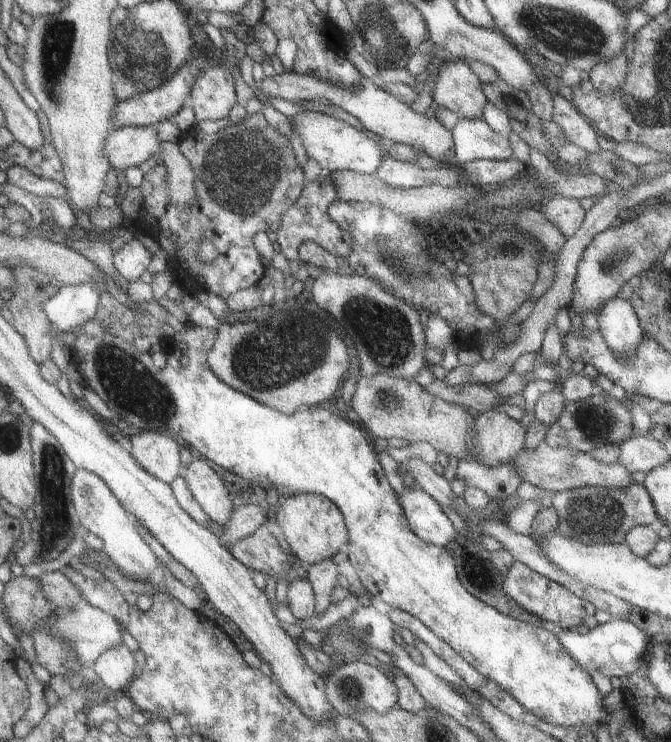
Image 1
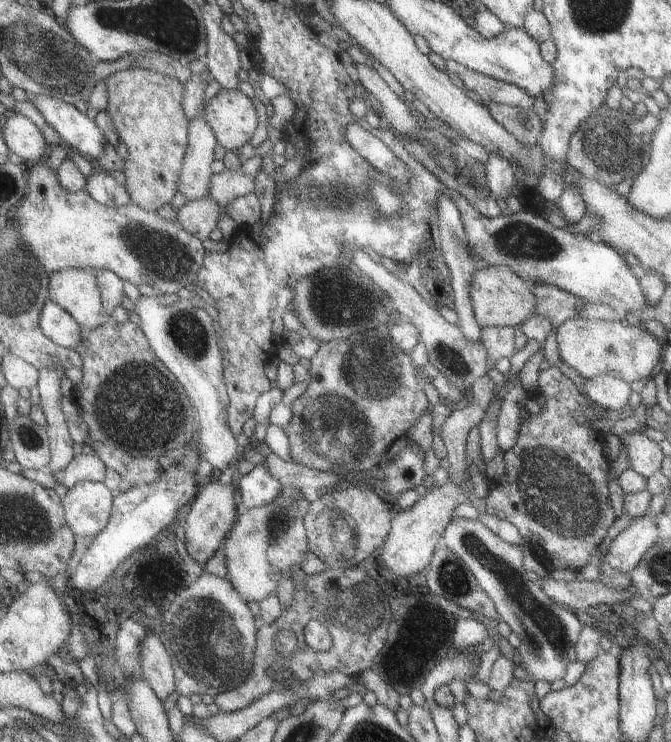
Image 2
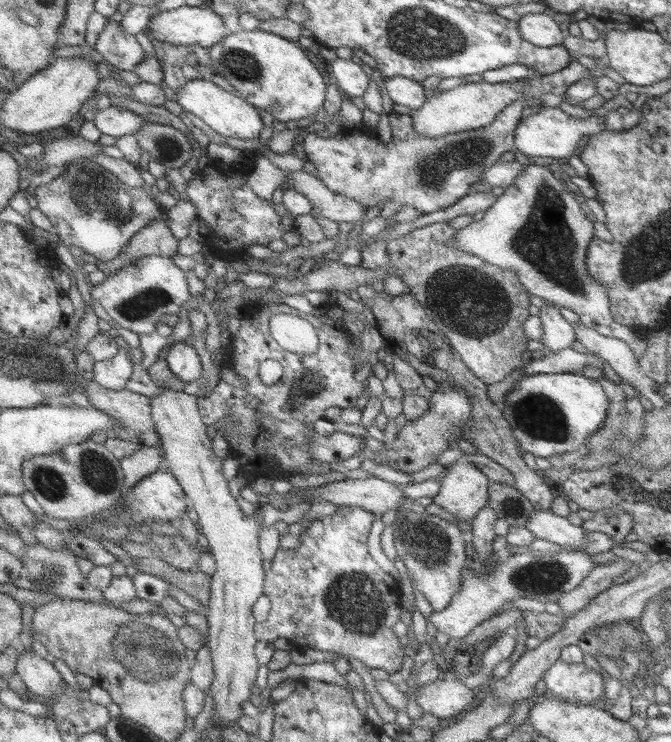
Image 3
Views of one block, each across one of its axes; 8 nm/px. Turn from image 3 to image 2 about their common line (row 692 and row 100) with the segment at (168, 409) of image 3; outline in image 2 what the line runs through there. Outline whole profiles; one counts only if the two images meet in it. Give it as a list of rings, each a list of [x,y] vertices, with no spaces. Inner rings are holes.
[[[238,88],[221,89],[209,100],[205,108],[205,120],[213,128],[218,144],[226,151],[237,151],[257,128],[253,104]]]

